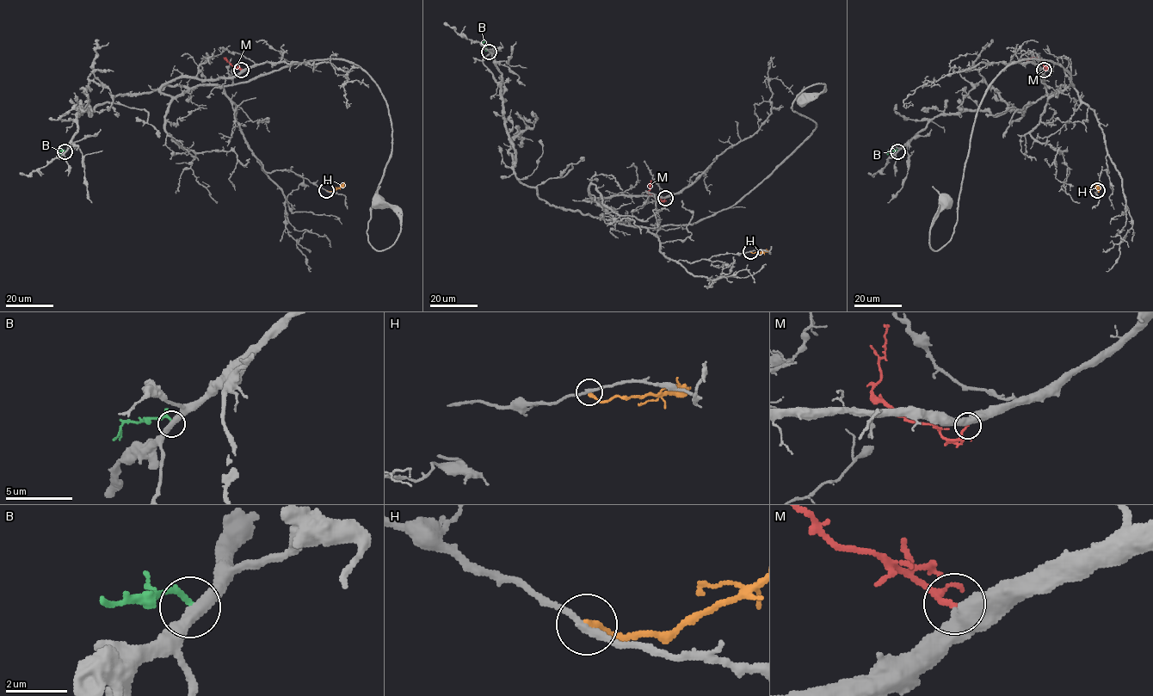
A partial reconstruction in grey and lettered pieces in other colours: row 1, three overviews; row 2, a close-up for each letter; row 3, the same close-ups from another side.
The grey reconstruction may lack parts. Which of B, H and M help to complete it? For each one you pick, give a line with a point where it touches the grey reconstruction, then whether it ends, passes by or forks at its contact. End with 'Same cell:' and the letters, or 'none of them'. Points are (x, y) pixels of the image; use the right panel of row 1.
M: (1044, 70) | it ends
Same cell: M

